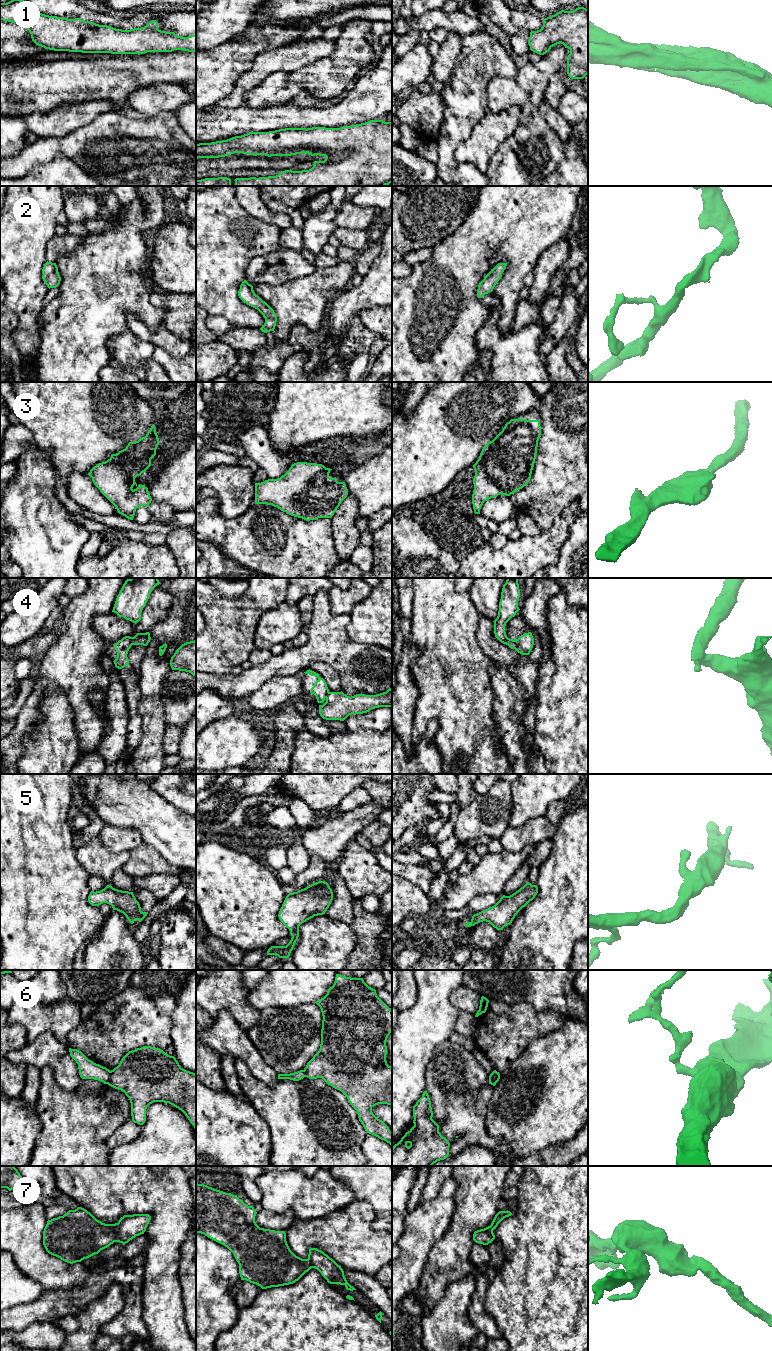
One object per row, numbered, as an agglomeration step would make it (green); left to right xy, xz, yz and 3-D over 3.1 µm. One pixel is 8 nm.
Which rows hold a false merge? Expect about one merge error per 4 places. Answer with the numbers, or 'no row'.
4, 6

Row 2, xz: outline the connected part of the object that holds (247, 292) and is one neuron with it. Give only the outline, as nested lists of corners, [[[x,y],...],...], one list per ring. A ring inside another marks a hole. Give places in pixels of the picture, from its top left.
[[[246,280],[240,285],[238,296],[244,303],[257,309],[263,315],[265,323],[260,328],[262,332],[274,331],[277,322],[276,313],[265,301],[255,294],[253,286]]]

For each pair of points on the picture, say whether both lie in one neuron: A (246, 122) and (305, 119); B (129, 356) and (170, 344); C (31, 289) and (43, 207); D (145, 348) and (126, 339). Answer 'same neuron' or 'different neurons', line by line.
A: same neuron
B: different neurons
C: same neuron
D: same neuron

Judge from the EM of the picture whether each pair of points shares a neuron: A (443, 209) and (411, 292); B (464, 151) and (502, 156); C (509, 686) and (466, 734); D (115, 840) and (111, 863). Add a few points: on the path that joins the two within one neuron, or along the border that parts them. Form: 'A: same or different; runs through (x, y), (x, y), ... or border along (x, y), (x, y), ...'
A: different; border along (451, 233), (432, 248)
B: different; border along (508, 137), (490, 159), (489, 164)
C: different; border along (490, 681), (493, 691), (493, 711)
D: different; border along (97, 836), (111, 851), (128, 852)

